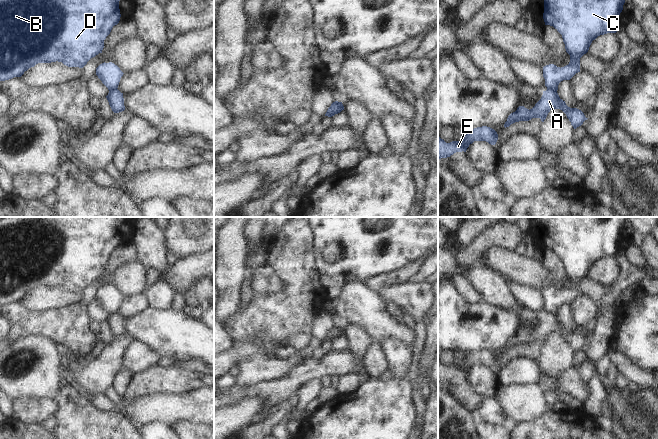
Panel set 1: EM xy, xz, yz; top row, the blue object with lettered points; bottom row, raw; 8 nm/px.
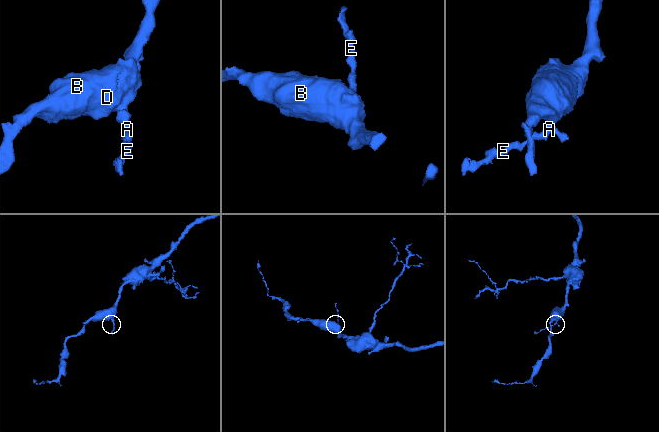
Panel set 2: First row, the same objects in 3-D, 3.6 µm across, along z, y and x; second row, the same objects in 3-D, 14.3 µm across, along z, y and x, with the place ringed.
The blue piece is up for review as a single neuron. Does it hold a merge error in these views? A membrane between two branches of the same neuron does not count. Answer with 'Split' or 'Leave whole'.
Split

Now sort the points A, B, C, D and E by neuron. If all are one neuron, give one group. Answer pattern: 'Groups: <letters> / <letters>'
Groups: A E / B C D

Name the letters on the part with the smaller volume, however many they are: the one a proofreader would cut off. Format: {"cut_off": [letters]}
{"cut_off": ["A", "E"]}

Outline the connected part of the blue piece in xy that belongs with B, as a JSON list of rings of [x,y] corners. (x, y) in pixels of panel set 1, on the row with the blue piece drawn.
[[[0,0],[0,81],[21,77],[25,71],[38,63],[62,62],[68,67],[83,68],[87,62],[102,53],[104,40],[120,21],[120,0]]]

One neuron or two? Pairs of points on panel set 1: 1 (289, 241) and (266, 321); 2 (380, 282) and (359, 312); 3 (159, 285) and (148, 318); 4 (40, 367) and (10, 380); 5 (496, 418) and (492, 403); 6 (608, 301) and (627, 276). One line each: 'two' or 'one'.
1: one
2: two
3: two
4: one
5: one
6: one

